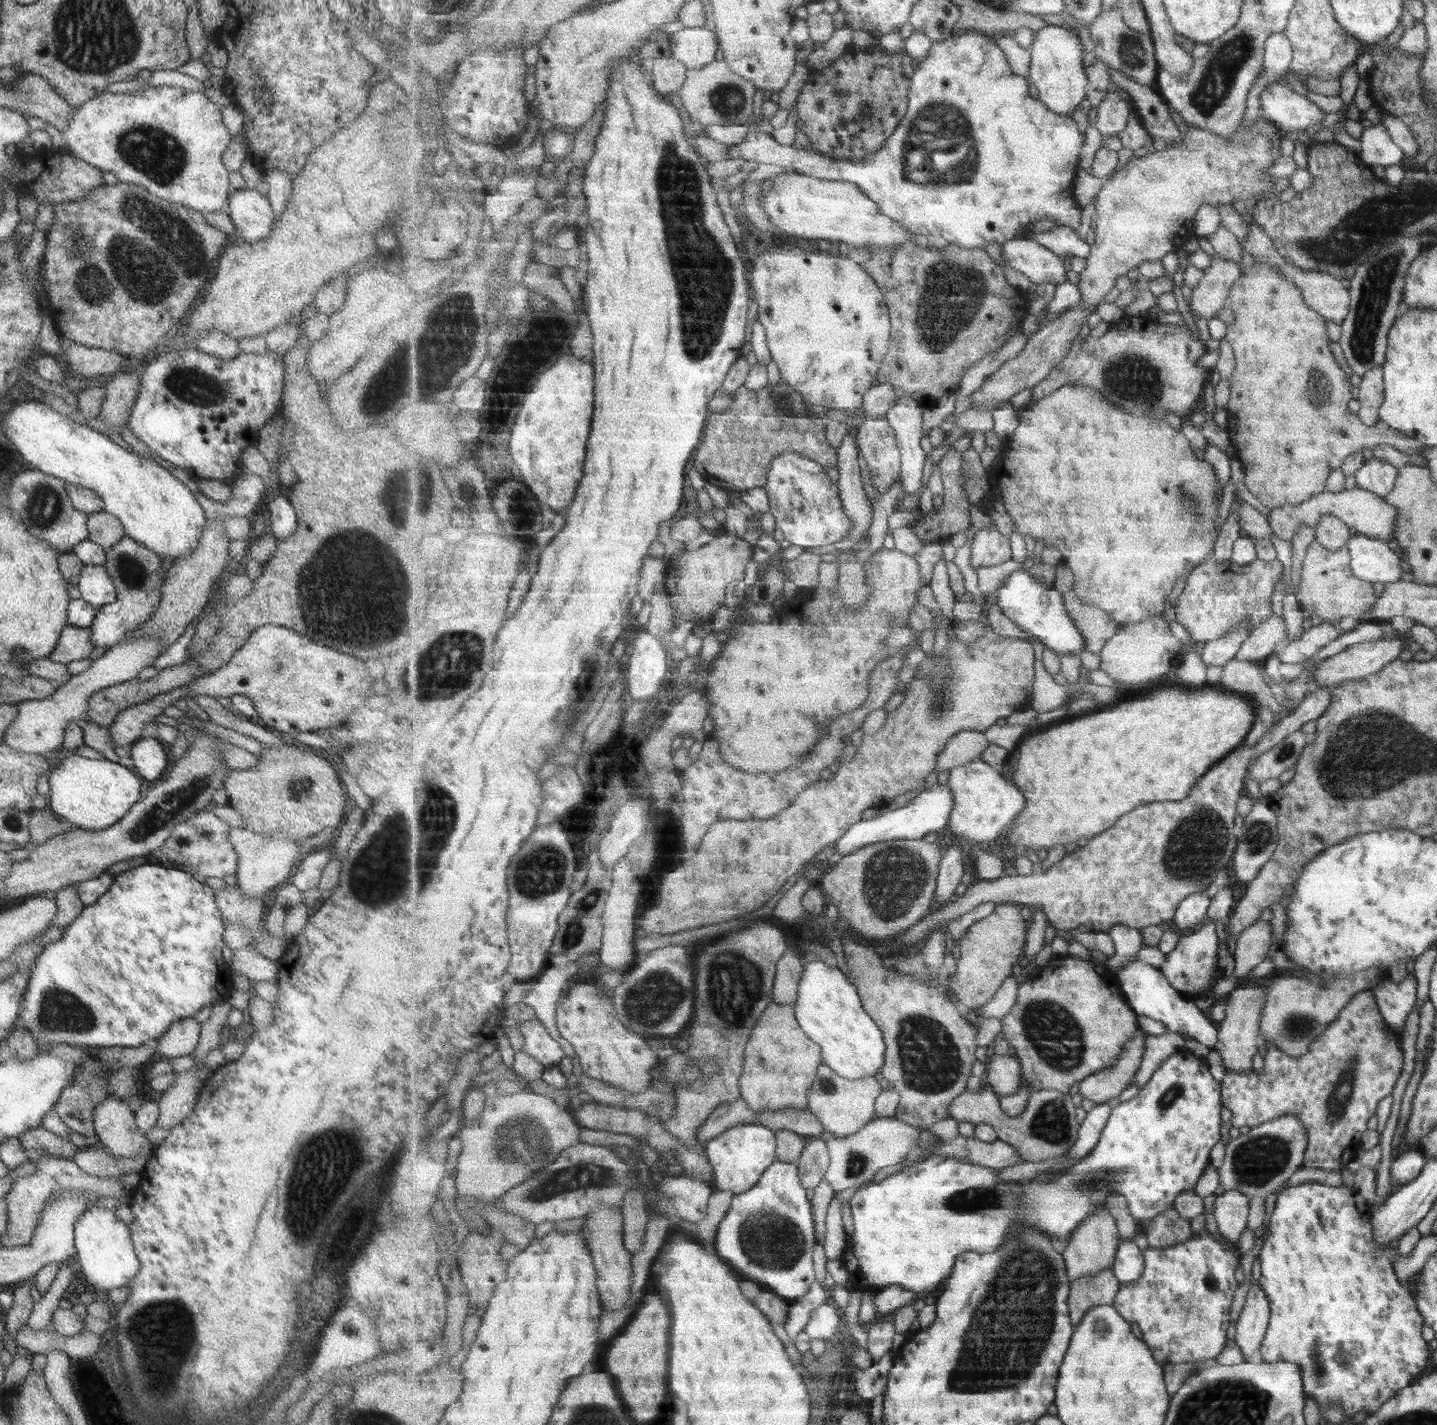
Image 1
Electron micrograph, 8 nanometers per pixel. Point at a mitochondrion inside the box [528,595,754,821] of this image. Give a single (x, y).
(584, 686)

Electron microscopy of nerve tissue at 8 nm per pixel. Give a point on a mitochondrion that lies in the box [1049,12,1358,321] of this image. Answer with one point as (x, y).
(1215, 82)

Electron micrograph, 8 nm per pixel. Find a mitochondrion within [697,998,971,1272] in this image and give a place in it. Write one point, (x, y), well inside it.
(931, 1062)

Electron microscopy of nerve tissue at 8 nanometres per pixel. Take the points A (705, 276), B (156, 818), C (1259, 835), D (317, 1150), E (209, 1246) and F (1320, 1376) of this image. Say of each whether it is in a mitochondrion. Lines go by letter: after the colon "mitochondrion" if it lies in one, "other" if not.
A: mitochondrion
B: mitochondrion
C: mitochondrion
D: mitochondrion
E: other
F: mitochondrion

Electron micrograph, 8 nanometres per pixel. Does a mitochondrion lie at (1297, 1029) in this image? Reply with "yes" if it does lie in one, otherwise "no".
yes

